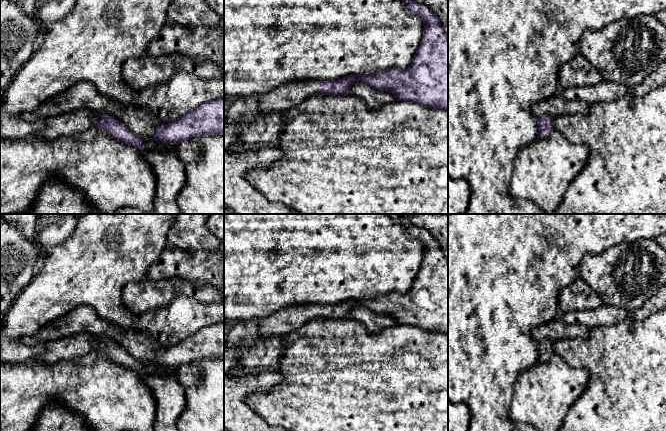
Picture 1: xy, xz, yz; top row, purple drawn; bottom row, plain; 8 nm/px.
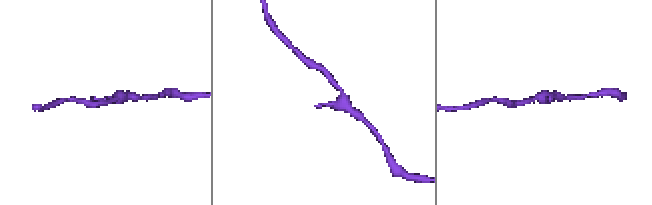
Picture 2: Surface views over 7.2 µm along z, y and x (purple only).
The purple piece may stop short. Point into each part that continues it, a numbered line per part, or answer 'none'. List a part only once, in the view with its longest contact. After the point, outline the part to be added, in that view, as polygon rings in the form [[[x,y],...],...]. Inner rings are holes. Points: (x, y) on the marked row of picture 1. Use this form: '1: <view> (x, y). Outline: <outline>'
1: xz (286, 96). Outline: [[[306,80],[282,84],[258,97],[259,112],[266,114],[286,111],[314,95],[321,95],[320,81]]]

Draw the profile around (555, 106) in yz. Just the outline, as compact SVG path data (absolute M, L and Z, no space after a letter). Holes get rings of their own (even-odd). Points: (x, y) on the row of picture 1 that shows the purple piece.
M555 94L545 101L534 104L531 111L537 118L548 115L555 119L562 115L587 114L589 109L590 106L584 101L569 100Z

